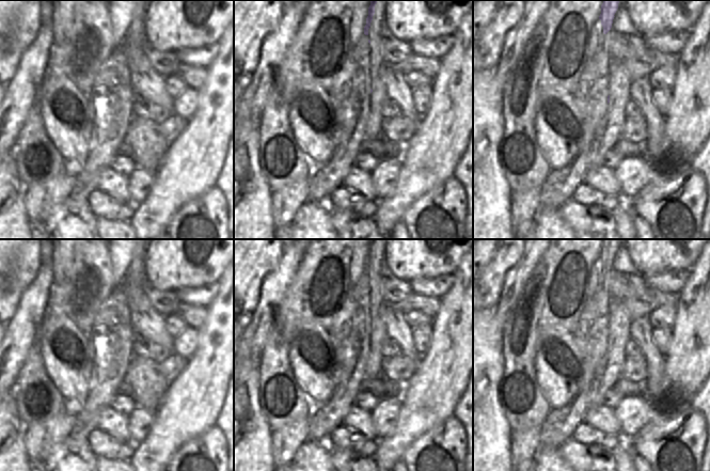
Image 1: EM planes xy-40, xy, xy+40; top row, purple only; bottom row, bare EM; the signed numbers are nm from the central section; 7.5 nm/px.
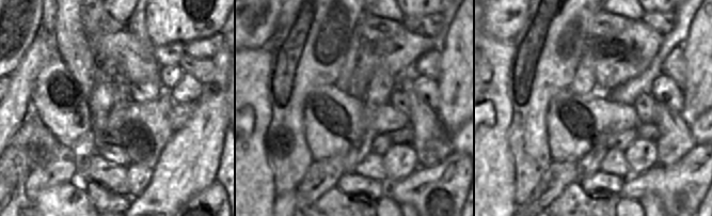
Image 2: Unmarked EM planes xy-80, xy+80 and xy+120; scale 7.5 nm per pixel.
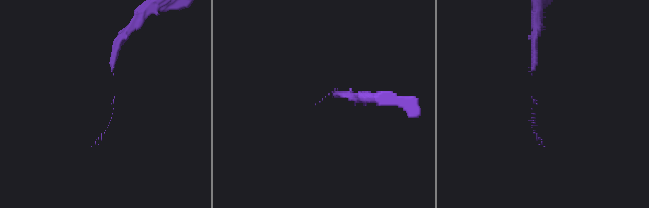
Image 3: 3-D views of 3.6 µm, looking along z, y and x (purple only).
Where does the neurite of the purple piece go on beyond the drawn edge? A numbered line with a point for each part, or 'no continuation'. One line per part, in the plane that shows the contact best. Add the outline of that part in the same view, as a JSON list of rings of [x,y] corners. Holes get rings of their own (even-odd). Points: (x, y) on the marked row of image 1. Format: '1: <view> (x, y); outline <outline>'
1: xy+40 (593, 89); outline [[[601,20],[590,33],[590,46],[580,80],[571,93],[586,114],[586,146],[573,161],[550,174],[541,185],[539,202],[542,207],[558,209],[569,201],[583,183],[593,157],[598,152],[608,124],[608,96],[610,94],[610,56],[605,48],[605,34]]]

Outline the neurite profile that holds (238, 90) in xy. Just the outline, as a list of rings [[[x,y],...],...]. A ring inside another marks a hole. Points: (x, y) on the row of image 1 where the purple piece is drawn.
[[[234,81],[234,109],[238,106],[242,97],[243,91],[244,91],[244,88],[237,81]]]

